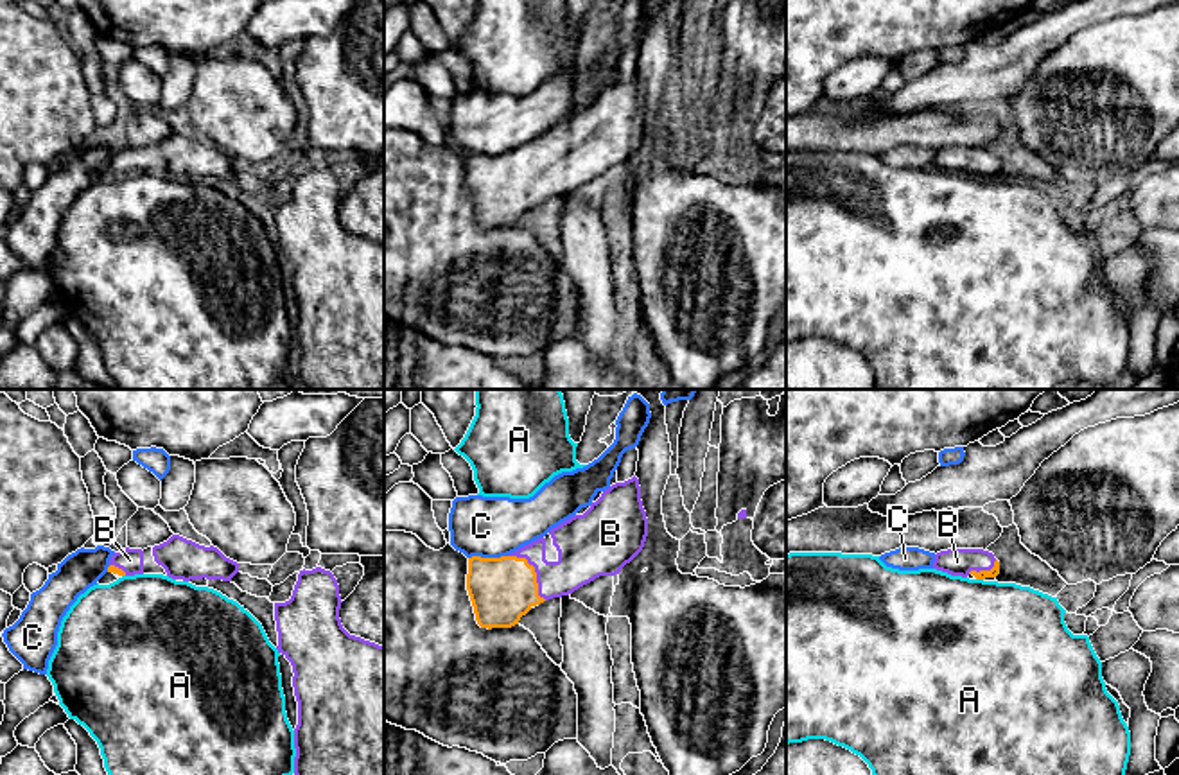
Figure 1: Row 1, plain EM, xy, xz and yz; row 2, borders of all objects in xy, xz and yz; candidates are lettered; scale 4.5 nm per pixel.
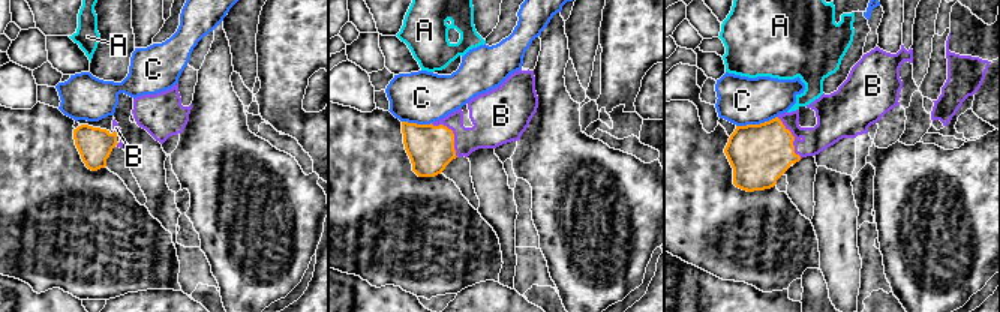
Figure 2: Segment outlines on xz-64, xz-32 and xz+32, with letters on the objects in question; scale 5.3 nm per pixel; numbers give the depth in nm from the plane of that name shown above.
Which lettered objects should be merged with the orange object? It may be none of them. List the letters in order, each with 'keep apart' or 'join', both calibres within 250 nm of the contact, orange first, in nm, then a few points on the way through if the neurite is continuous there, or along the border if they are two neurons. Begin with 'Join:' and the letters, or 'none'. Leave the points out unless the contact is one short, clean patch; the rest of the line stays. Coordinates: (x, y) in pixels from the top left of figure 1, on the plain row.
Join: B
A: keep apart; calibres 50 and 480 nm
B: join; calibres 280 and 260 nm; way xz (503, 187), (535, 171), (562, 171), (585, 148)
C: keep apart; calibres 280 and 280 nm

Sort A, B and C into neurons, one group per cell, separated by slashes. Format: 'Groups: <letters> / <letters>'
Groups: A / B / C

